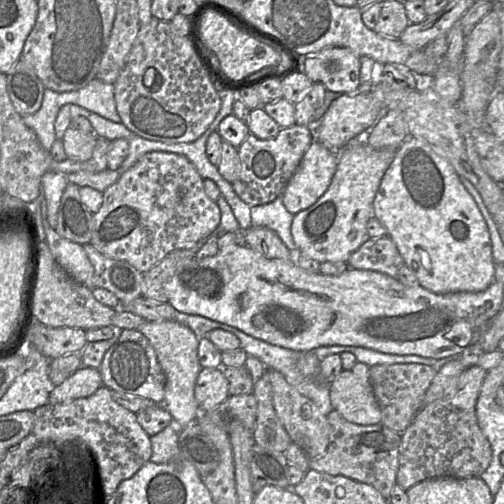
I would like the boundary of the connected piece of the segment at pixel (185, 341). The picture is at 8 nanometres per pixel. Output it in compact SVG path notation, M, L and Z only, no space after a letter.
M172 320L145 321L137 329L150 342L165 375L165 394L163 407L171 414L176 427L180 430L190 422L196 422L200 408L194 396L197 377L202 370L198 359L199 338L194 332Z

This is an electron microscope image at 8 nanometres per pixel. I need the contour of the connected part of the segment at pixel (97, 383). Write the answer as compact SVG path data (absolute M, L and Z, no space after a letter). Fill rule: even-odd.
M80 367L49 393L49 403L71 402L91 396L103 385L98 369Z

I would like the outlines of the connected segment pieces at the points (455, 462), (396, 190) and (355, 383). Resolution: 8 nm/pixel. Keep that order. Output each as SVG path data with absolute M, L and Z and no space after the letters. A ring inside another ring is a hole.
M480 366L466 369L449 395L423 406L401 434L396 484L407 492L425 480L479 477L490 465L492 449L476 417L476 403L487 371Z
M410 136L399 146L373 207L374 217L385 226L423 288L436 294L481 292L495 280L485 219L451 163L426 140Z
M358 362L352 369L343 370L330 384L330 399L334 410L344 419L359 425L374 425L382 422L380 407L370 382L370 366Z

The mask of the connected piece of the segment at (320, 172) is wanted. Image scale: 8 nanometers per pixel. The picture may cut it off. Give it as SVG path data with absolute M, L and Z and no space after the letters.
M313 141L281 195L286 209L296 215L315 204L329 188L337 165L336 154Z

